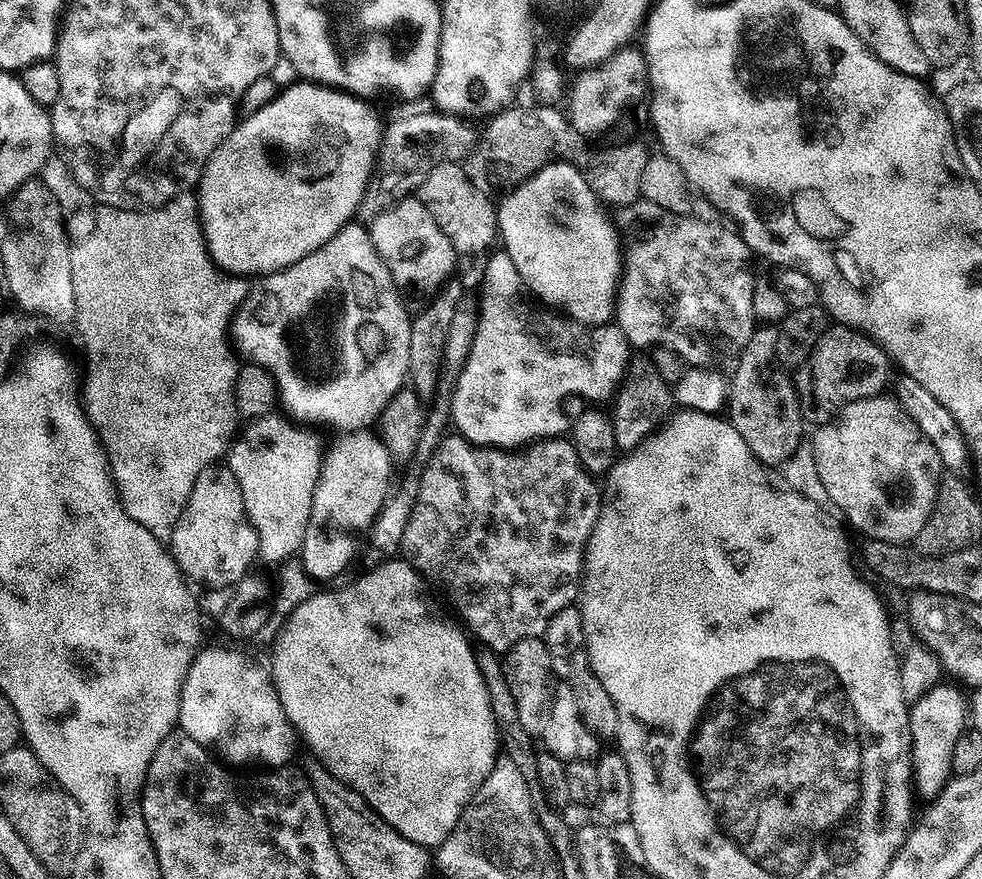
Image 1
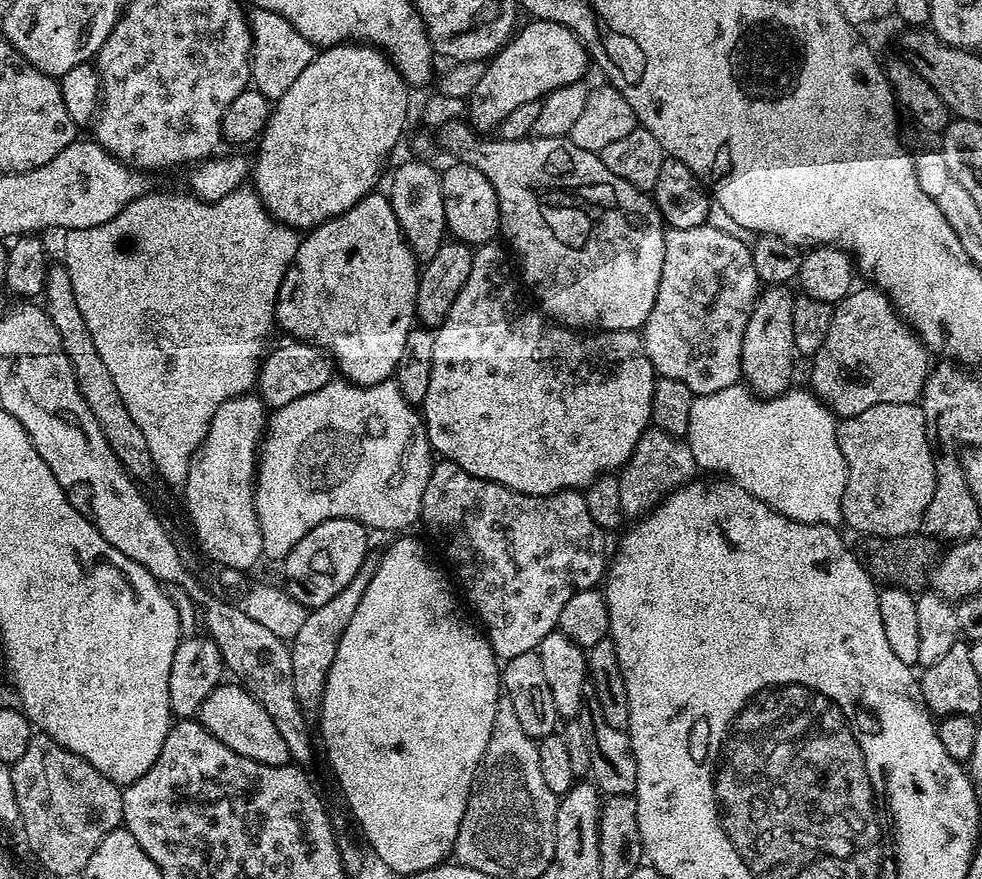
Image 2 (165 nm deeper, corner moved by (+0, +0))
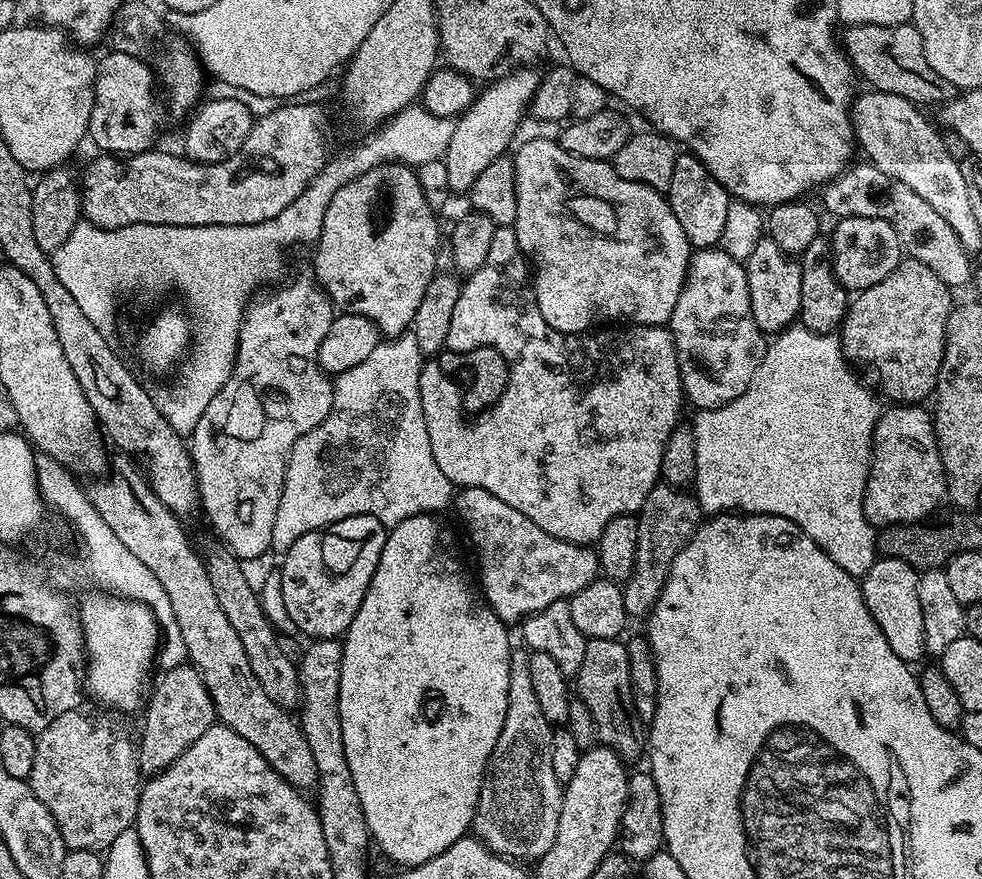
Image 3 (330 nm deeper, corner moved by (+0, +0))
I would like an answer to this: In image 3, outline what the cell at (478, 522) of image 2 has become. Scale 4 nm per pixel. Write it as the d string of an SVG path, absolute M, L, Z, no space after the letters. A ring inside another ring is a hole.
M460 488L454 496L455 508L473 546L476 547L476 556L480 559L479 591L488 607L509 626L519 625L527 616L538 614L538 610L546 610L546 606L554 602L568 600L578 594L582 586L590 586L590 582L601 575L600 557L591 547L571 544L562 538L554 538L554 534L546 534L542 526L526 518L526 514L514 510L514 506L506 506L502 498L494 498L490 490Z

